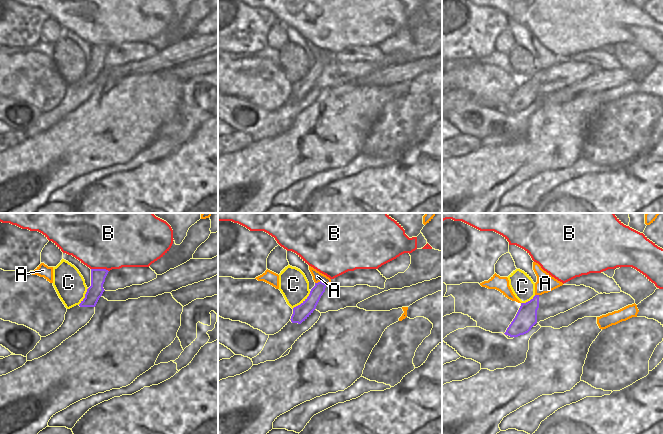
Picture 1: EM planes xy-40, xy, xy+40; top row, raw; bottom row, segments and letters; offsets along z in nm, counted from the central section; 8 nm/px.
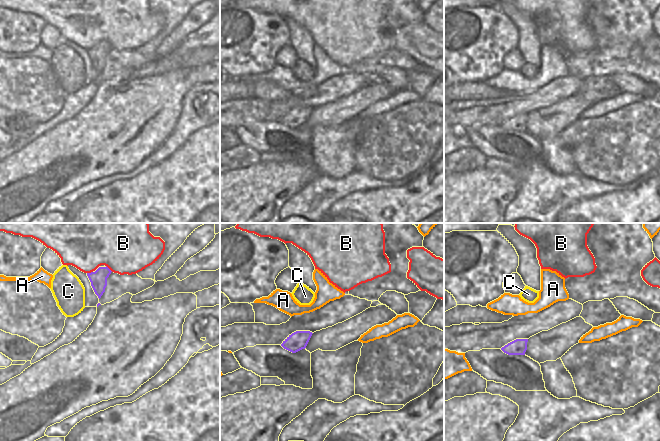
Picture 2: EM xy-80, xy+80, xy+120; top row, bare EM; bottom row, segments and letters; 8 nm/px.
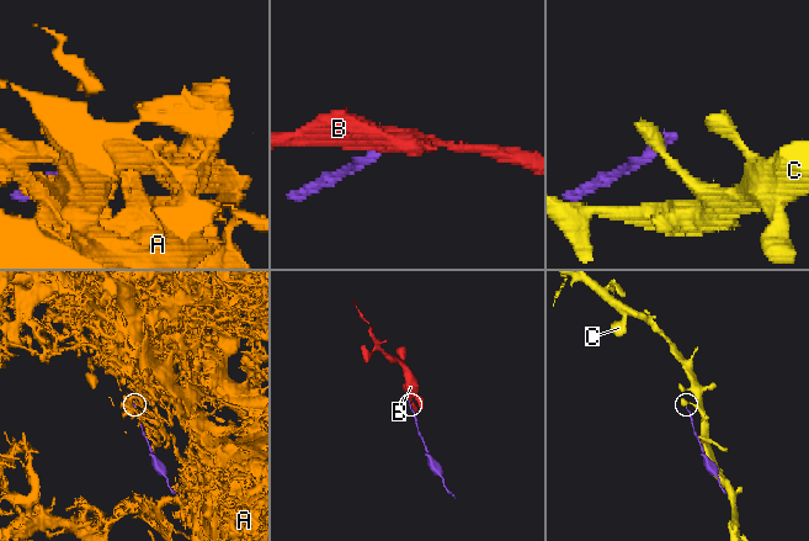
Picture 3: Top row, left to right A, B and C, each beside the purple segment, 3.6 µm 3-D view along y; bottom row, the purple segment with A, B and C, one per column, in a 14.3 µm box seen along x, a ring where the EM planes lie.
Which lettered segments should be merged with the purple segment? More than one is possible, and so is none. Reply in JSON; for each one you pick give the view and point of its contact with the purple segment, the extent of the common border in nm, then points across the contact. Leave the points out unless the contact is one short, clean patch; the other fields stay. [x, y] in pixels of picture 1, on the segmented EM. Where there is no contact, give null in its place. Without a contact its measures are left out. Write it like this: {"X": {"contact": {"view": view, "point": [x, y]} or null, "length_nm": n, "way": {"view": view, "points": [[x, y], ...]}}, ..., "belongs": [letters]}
{"belongs": []}

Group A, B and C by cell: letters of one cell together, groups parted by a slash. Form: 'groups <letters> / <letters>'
groups A / B / C

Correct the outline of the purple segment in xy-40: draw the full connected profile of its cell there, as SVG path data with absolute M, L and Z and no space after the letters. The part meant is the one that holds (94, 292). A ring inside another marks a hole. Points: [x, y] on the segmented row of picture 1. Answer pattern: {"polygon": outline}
{"polygon": "M91 269L91 286L87 289L85 298L79 304L80 307L95 307L99 298L105 291L103 284L108 274L106 269Z"}

